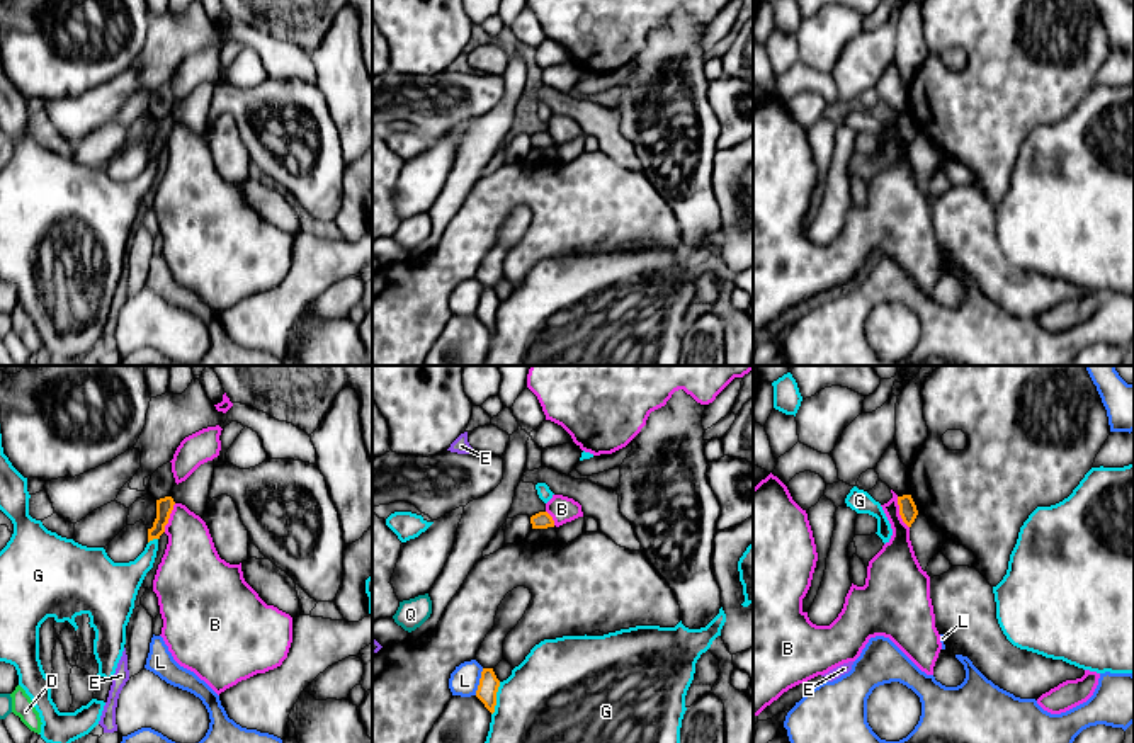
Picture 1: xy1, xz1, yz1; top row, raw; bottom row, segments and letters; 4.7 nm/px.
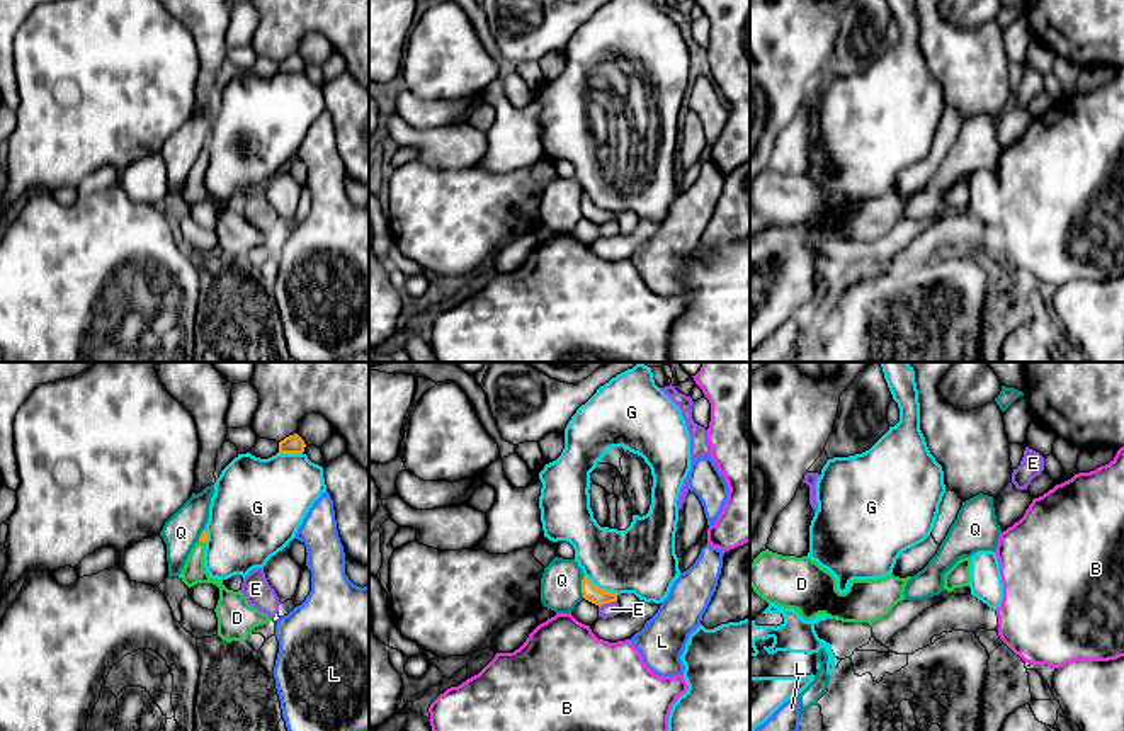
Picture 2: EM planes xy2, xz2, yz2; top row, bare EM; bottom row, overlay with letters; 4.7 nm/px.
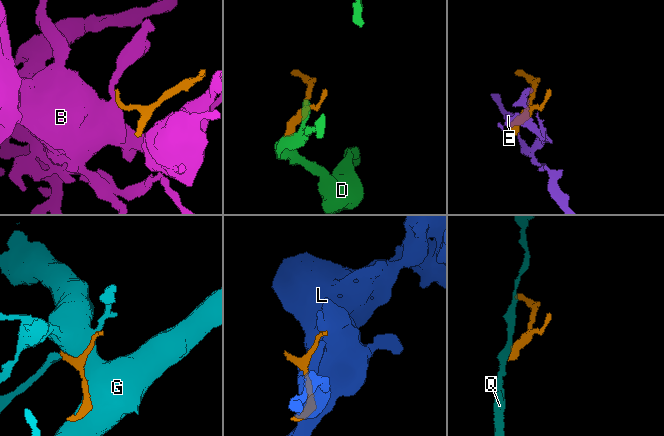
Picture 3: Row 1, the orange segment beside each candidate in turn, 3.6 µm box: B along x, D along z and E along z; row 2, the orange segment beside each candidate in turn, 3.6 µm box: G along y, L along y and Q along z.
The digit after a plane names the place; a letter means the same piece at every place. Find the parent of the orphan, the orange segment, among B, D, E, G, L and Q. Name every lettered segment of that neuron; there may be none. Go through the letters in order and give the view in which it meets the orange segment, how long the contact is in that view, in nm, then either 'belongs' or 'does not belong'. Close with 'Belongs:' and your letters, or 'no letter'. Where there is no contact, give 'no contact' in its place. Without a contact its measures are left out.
B: contact in yz1; length 160 nm; does not belong
D: contact in xy2; length 30 nm; belongs
E: contact in xz2; length 100 nm; does not belong
G: contact in xz1; length 170 nm; does not belong
L: contact in xz1; length 130 nm; does not belong
Q: contact in xz2; length 110 nm; does not belong
Belongs: D

